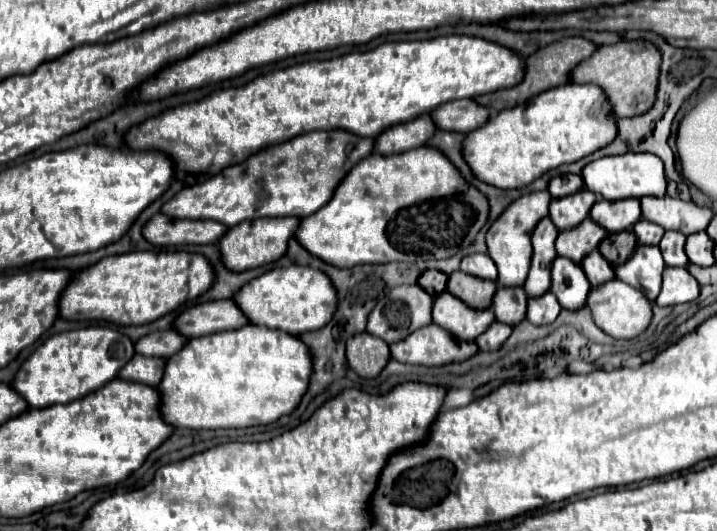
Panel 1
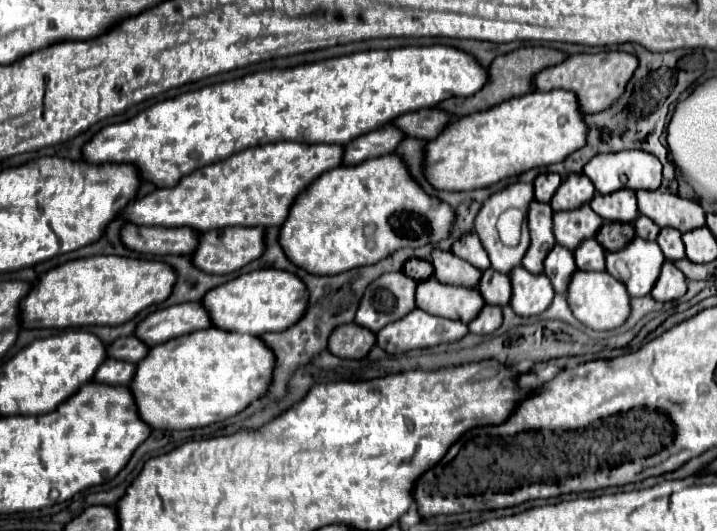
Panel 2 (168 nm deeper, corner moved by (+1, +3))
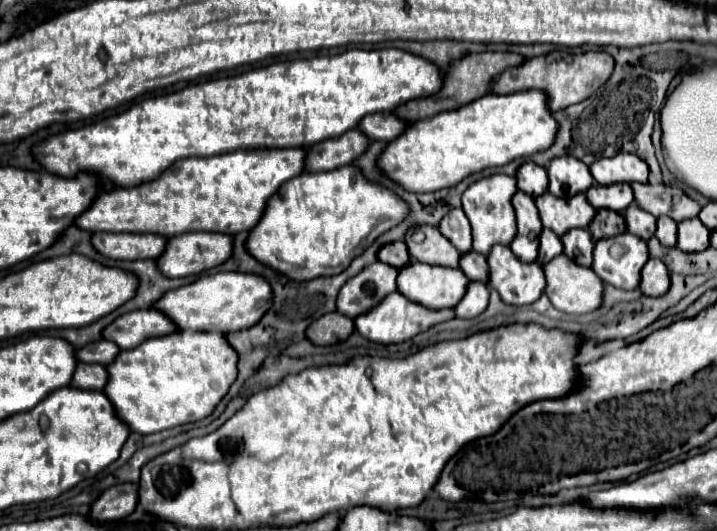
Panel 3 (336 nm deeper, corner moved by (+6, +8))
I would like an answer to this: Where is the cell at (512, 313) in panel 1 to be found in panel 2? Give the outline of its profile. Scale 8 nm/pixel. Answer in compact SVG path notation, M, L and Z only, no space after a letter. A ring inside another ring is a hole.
M492 267L482 271L482 279L478 283L478 291L484 297L486 303L492 305L506 305L510 303L512 297L512 287L510 287L510 277L494 271Z

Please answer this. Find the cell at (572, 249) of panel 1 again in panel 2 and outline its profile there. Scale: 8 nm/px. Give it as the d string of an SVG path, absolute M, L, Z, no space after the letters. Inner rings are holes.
M588 203L574 211L554 213L554 237L556 243L574 251L584 239L590 239L600 229L602 219L590 209Z

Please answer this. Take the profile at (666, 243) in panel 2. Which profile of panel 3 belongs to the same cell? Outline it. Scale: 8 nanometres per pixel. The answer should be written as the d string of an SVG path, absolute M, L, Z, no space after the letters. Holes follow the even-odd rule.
M669 216L657 218L655 236L663 246L675 246L677 244L677 222L673 222Z

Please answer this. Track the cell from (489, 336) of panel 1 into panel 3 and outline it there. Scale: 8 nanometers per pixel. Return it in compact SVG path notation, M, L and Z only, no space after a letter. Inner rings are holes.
M471 282L471 286L467 288L467 294L455 306L455 316L457 318L475 318L475 316L483 314L487 306L489 306L489 288L487 288L487 284Z

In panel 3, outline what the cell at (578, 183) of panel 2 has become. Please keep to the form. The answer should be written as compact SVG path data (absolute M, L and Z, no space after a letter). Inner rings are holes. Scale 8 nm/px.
M553 158L549 168L549 192L553 196L573 196L585 192L593 184L589 168L577 158Z

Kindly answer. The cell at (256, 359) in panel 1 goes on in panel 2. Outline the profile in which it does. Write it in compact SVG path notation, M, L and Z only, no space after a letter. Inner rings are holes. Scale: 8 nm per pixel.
M212 327L152 347L146 359L136 363L136 373L134 379L130 381L130 391L134 391L134 401L138 403L138 415L142 415L142 421L150 425L150 429L170 429L170 431L194 429L232 417L240 413L256 397L264 395L272 381L272 367L274 367L274 355L262 343L260 337L248 333L244 335L230 333Z

